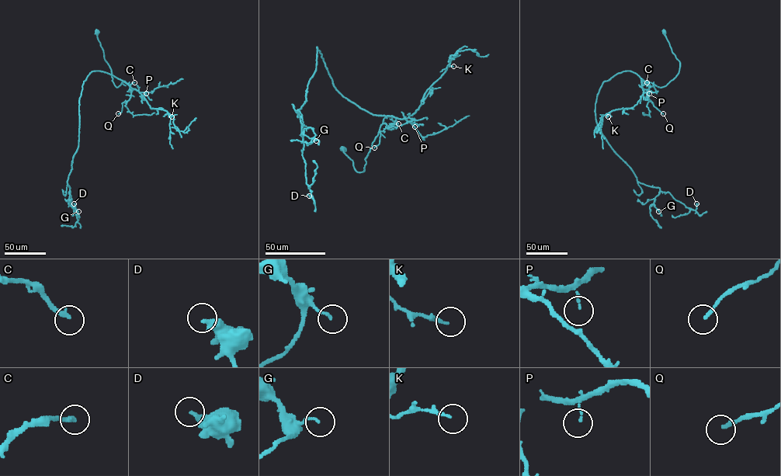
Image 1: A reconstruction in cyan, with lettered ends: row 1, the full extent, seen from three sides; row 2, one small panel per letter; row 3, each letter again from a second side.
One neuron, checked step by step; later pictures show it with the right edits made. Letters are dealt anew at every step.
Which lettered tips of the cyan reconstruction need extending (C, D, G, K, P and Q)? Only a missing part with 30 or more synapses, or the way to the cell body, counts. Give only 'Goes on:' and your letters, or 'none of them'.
Goes on: C

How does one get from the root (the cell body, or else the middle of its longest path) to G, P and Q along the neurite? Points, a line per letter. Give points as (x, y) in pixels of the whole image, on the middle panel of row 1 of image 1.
G: (342, 149), (363, 171), (385, 116), (345, 97), (317, 47), (299, 109), (303, 142), (302, 134), (316, 140)
P: (342, 149), (352, 161), (354, 168), (362, 171), (384, 118), (404, 119), (414, 126)
Q: (342, 149), (354, 168), (363, 171), (383, 119), (393, 116), (395, 122), (380, 132), (380, 144), (374, 147)

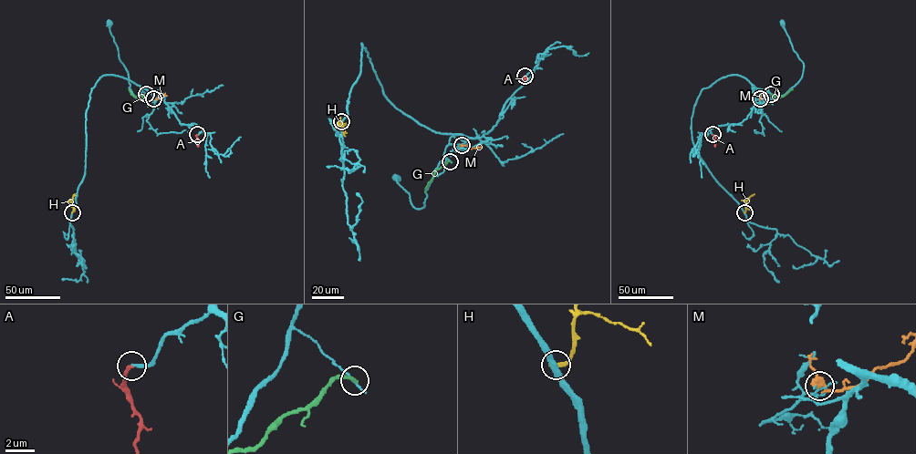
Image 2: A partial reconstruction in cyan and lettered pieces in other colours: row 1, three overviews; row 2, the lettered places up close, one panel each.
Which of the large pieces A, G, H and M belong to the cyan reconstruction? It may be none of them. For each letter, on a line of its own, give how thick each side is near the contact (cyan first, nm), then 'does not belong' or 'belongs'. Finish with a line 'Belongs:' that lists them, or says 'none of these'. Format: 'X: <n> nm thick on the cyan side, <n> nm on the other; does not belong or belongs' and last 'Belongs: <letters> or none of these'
A: 170 nm thick on the cyan side, 240 nm on the other; belongs
G: 150 nm thick on the cyan side, 240 nm on the other; does not belong
H: 380 nm thick on the cyan side, 260 nm on the other; does not belong
M: 170 nm thick on the cyan side, 420 nm on the other; does not belong
Belongs: A

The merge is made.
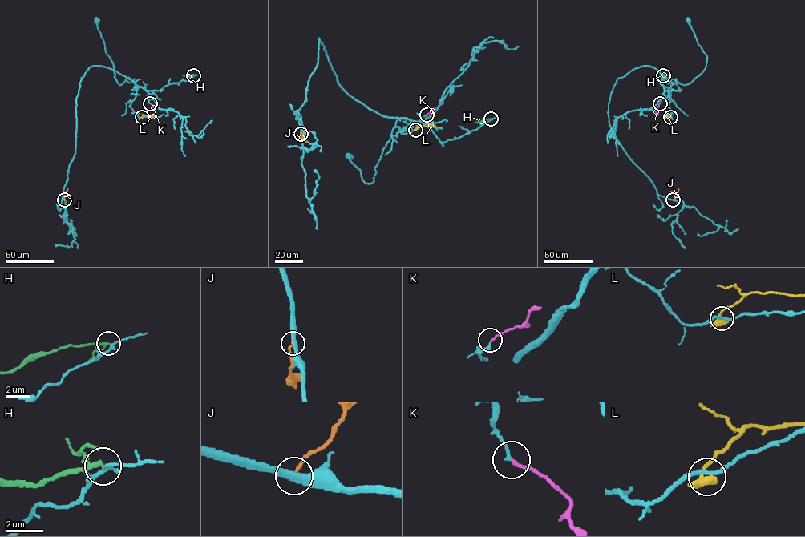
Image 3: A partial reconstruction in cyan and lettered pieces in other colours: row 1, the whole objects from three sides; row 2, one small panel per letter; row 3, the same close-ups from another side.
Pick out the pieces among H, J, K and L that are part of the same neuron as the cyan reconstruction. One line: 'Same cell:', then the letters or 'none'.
Same cell: K

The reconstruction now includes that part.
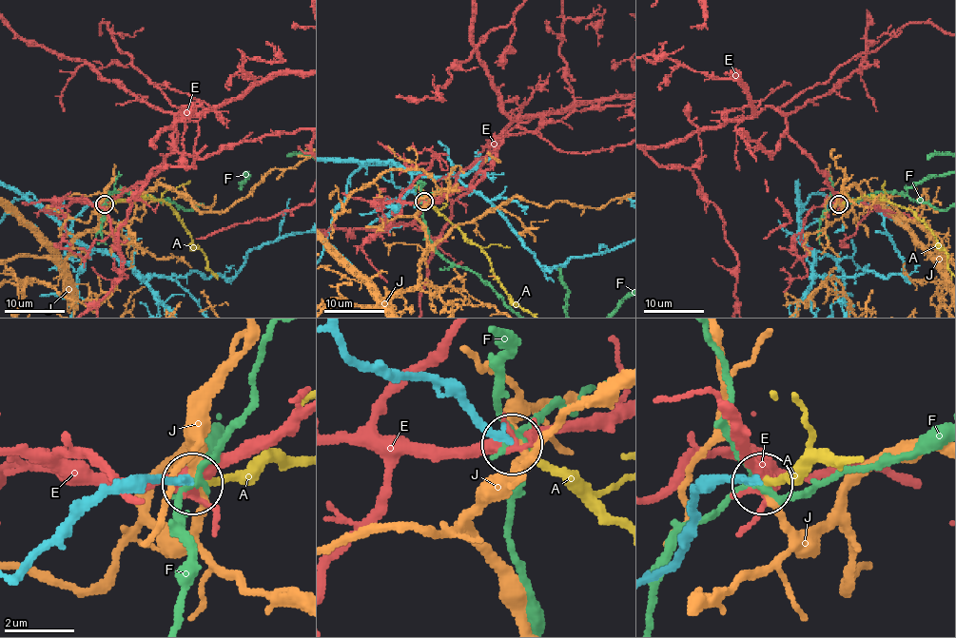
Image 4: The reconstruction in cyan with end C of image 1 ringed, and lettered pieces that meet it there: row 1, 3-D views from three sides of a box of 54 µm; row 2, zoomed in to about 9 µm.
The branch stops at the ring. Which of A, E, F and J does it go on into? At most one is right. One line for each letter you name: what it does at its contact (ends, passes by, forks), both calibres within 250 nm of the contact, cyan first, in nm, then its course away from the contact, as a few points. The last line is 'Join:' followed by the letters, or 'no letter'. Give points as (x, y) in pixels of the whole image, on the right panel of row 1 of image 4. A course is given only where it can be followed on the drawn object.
A: it ends there; 240 nm thick on the cyan side, 220 nm on the other
Join: A

